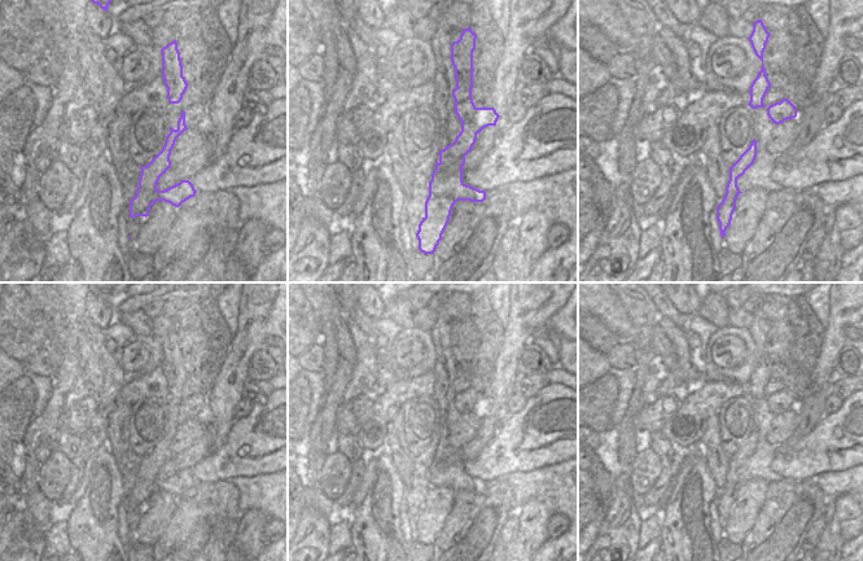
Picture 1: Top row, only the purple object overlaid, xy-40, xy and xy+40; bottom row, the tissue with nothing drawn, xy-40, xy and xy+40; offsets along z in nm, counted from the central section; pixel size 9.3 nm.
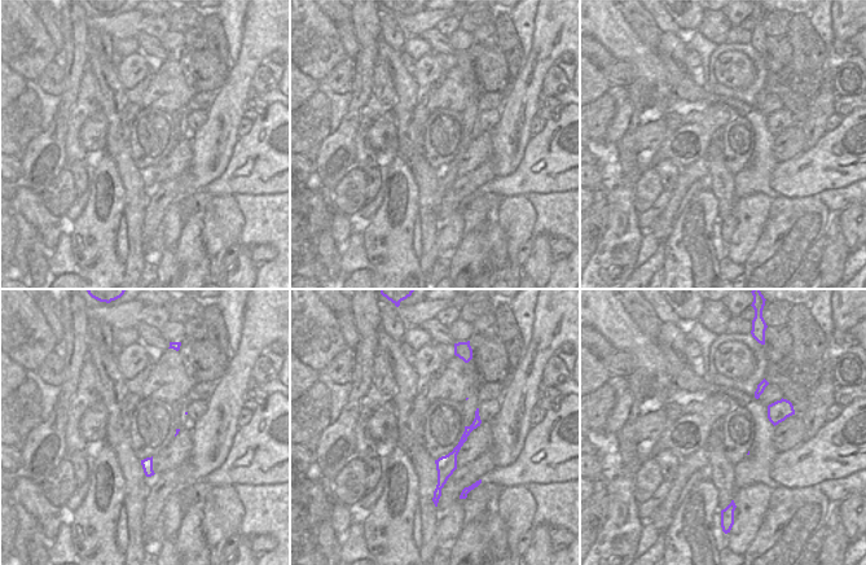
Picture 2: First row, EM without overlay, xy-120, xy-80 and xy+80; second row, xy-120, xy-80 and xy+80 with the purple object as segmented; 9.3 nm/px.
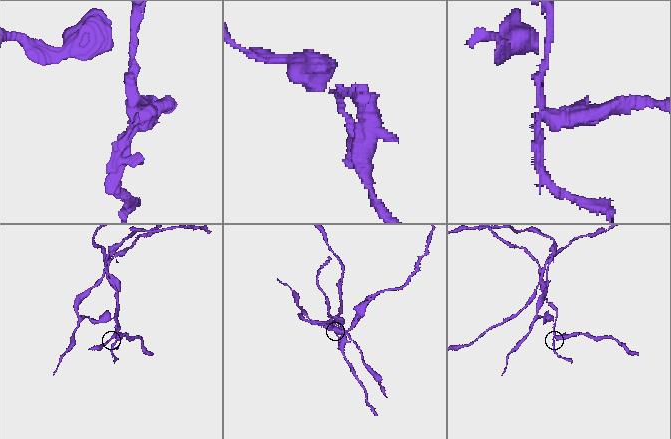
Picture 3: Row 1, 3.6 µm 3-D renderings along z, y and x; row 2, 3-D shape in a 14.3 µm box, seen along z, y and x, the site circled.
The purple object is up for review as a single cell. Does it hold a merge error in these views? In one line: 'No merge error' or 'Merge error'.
Merge error

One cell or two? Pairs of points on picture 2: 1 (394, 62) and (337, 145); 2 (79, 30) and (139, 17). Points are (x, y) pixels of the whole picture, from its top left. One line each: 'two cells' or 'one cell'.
1: two cells
2: two cells

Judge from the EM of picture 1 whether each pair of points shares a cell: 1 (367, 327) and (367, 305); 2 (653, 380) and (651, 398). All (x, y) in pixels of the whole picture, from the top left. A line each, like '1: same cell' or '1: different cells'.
1: same cell
2: different cells

